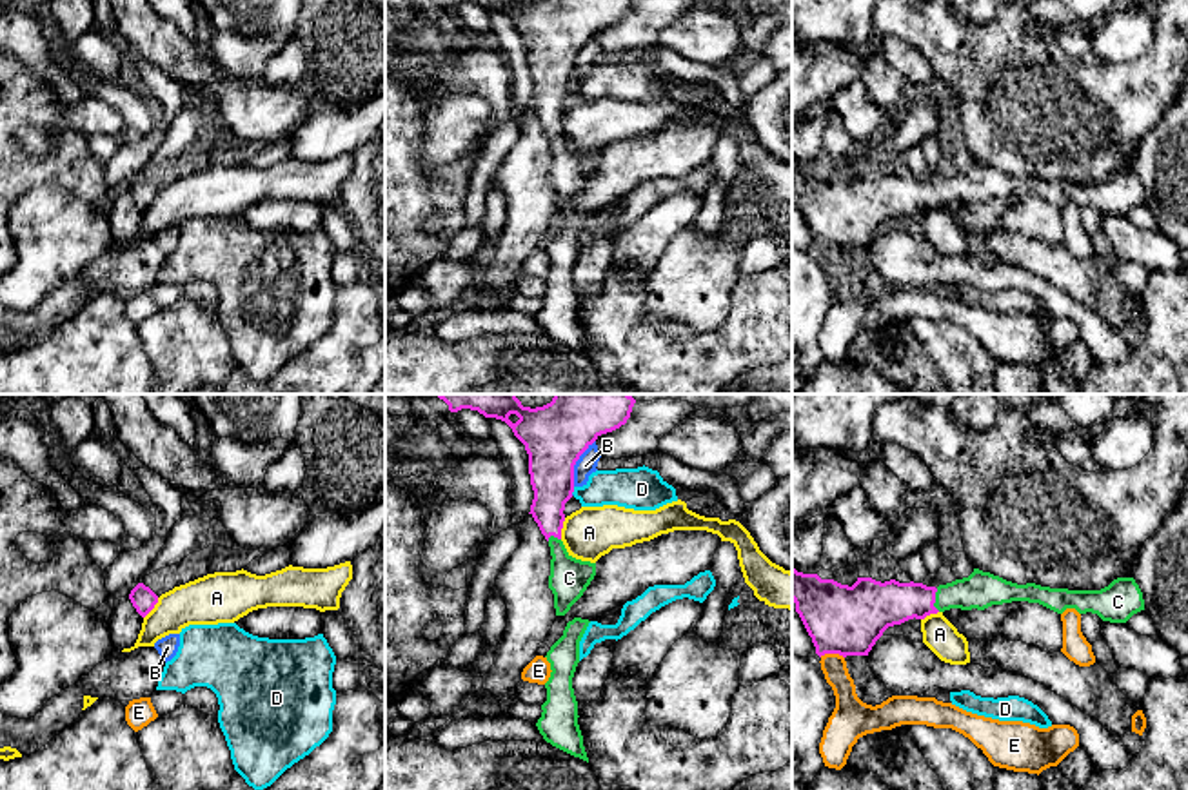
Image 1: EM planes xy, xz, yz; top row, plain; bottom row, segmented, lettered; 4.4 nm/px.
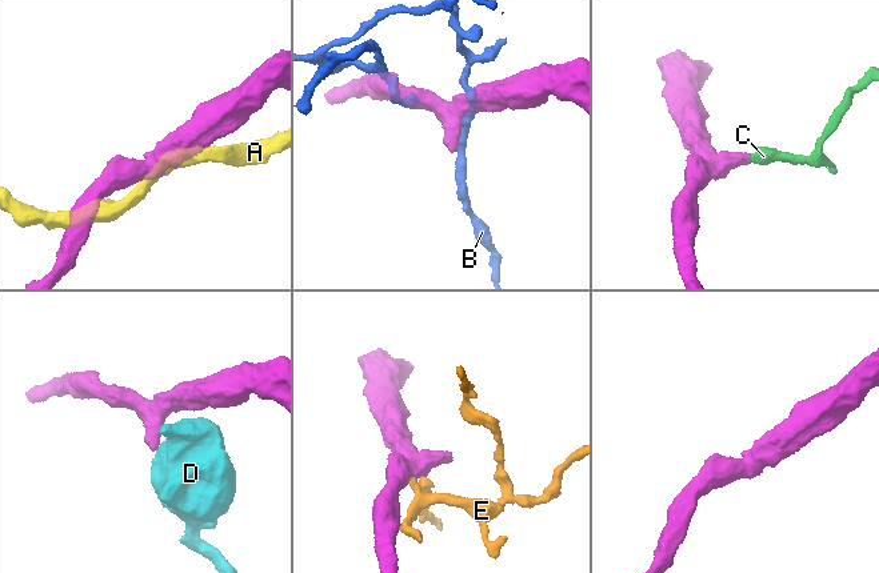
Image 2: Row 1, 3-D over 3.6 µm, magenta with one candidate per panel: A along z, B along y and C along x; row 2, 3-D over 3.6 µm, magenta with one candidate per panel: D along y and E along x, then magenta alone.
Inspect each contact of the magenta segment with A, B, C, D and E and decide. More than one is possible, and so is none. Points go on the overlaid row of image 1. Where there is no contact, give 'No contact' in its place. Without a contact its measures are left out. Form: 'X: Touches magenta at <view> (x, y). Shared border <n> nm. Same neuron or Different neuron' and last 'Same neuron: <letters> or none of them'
A: Touches magenta at xz (560, 529). Shared border 100 nm. Different neuron
B: Touches magenta at xz (574, 464). Shared border 220 nm. Different neuron
C: Touches magenta at yz (934, 600). Shared border 110 nm. Same neuron
D: Touches magenta at xz (573, 491). Shared border 40 nm. Different neuron
E: Touches magenta at yz (832, 652). Shared border 110 nm. Different neuron
Same neuron: C

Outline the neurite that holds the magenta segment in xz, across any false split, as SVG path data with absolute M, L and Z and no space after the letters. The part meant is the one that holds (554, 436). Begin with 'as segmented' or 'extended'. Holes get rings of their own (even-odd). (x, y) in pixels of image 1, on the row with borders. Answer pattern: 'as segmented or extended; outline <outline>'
extended; outline M432 394L449 405L450 412L478 410L485 418L505 421L529 454L529 474L534 490L530 516L550 547L549 588L554 594L556 616L565 616L583 596L596 576L596 563L572 558L563 541L565 503L574 492L574 465L579 456L601 436L627 423L636 400L630 394L554 394L543 407L523 407L516 394Z

